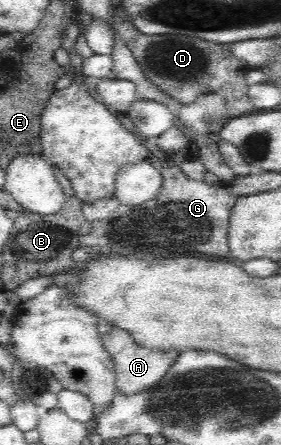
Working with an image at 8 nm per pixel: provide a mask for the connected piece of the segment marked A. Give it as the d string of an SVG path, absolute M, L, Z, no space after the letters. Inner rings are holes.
M113 326L109 332L102 334L103 346L109 352L113 359L114 369L116 372L115 386L117 392L130 395L140 390L148 389L153 386L160 378L163 378L165 372L171 368L171 364L177 358L177 350L169 348L169 350L153 350L153 348L139 346L127 330L121 330L117 326Z

